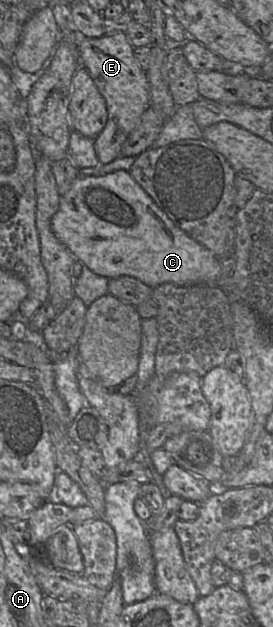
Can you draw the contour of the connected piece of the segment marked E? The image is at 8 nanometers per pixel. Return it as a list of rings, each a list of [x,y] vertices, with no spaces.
[[[123,32],[99,38],[80,38],[79,53],[81,66],[88,71],[106,102],[107,123],[94,139],[94,147],[100,164],[109,164],[120,157],[122,145],[150,106],[147,73],[134,57],[134,47]]]

